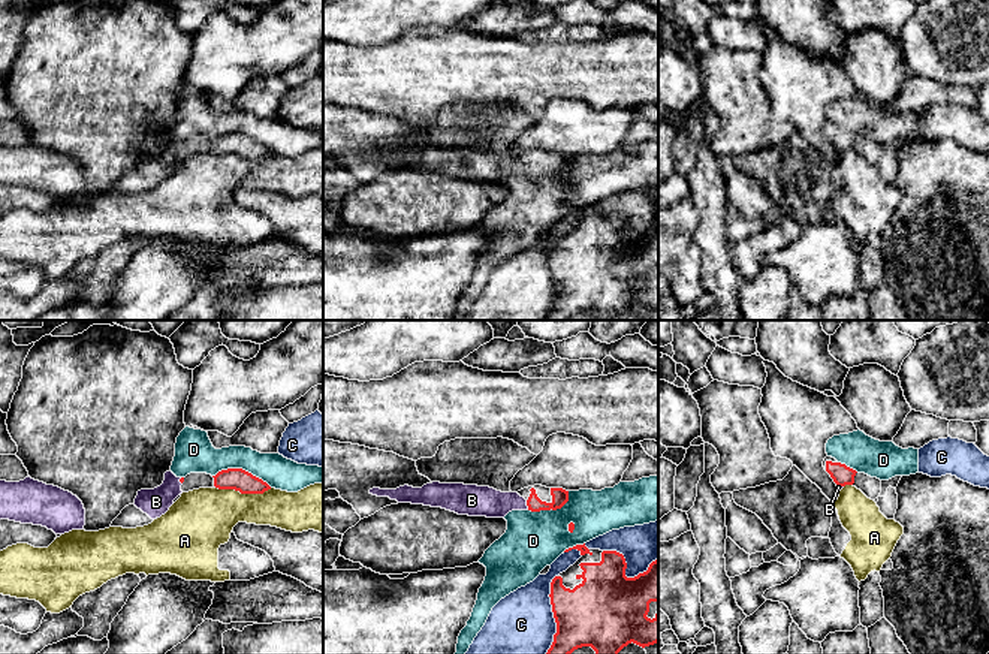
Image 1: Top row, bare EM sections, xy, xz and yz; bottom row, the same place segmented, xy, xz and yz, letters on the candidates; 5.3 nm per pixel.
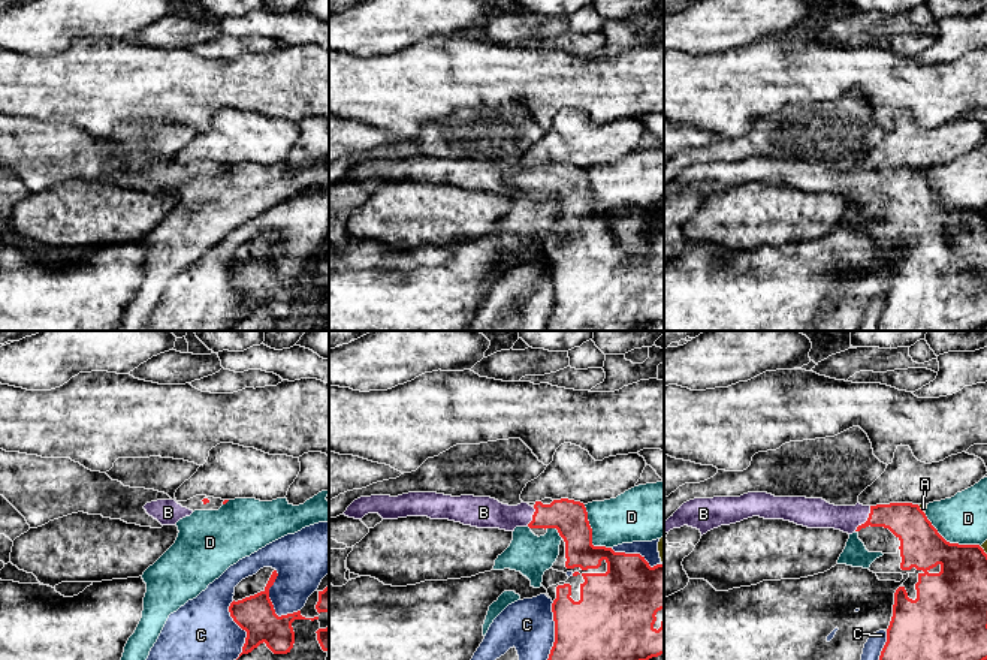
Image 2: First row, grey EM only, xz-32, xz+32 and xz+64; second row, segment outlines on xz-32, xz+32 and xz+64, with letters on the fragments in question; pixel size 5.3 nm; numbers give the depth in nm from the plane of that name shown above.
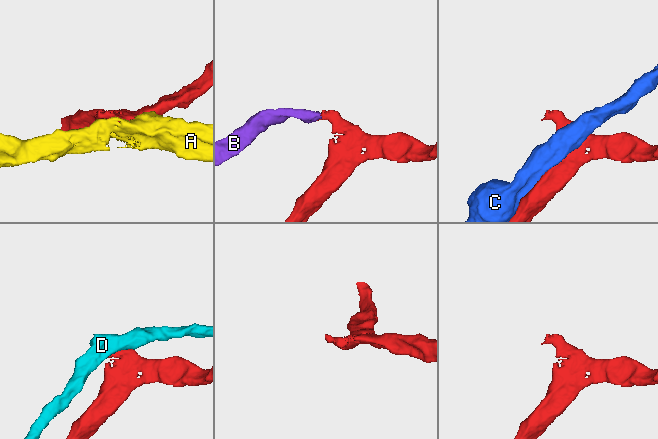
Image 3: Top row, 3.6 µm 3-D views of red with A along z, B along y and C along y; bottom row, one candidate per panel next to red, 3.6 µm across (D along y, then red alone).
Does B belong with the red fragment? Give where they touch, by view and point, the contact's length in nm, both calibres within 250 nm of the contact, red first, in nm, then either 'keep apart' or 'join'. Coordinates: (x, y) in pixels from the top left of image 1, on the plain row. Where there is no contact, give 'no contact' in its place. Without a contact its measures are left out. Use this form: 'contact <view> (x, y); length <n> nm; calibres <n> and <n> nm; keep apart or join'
contact xz (527, 169); length 60 nm; calibres 90 and 160 nm; join

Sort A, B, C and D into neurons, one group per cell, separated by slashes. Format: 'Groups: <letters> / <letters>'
Groups: A / B / C / D

